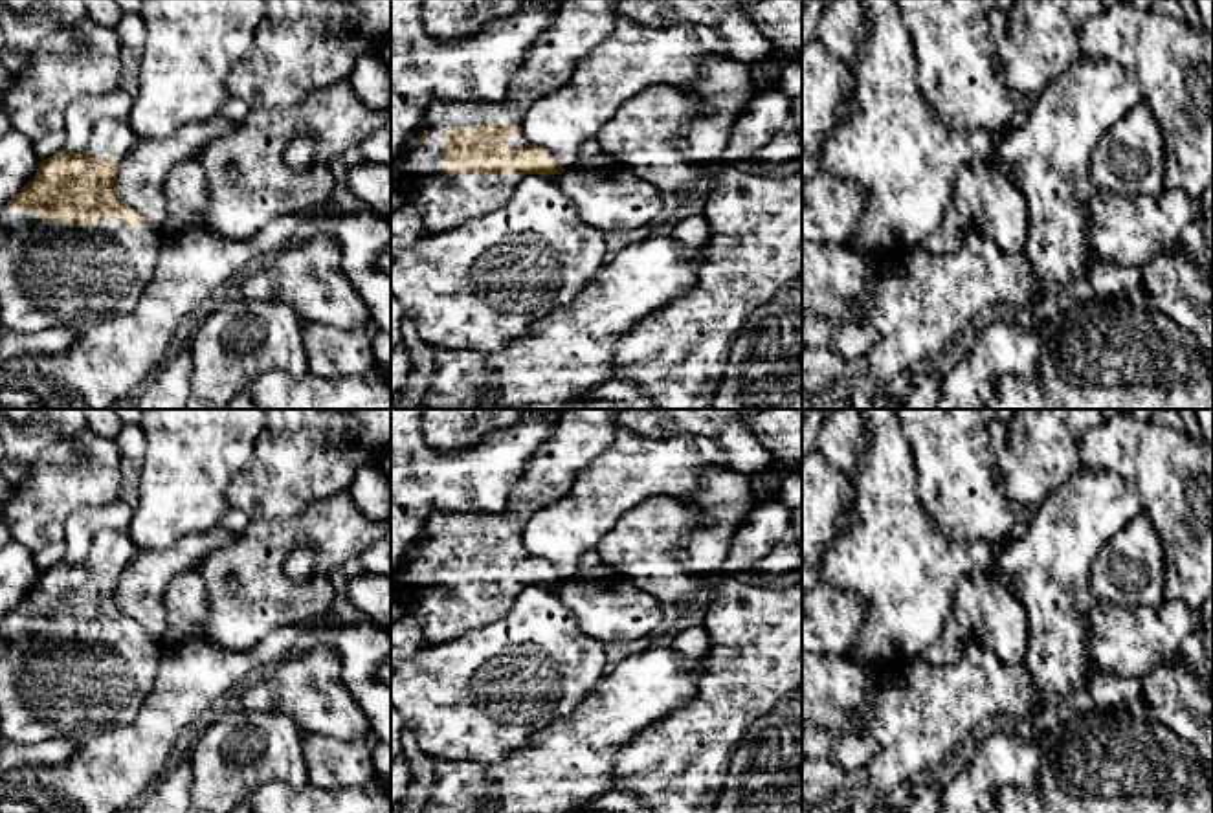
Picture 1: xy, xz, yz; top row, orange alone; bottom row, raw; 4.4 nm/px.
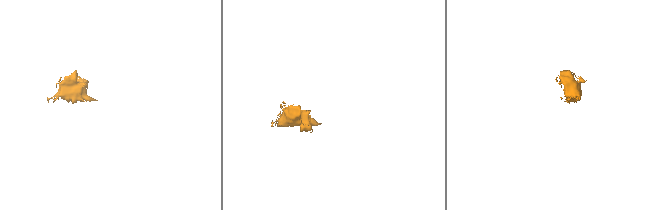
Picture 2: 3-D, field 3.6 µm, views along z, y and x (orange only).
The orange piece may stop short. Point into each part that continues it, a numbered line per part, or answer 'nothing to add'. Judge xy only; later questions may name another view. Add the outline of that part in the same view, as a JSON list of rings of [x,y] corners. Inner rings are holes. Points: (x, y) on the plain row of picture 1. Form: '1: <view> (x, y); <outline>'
1: xy (77, 687); [[[0,622],[0,730],[2,740],[42,743],[62,736],[84,745],[101,732],[130,725],[150,692],[161,661],[161,639],[99,629],[92,635],[53,637],[29,622]]]

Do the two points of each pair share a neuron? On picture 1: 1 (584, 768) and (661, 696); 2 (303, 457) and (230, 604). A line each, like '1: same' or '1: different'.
1: same
2: different

